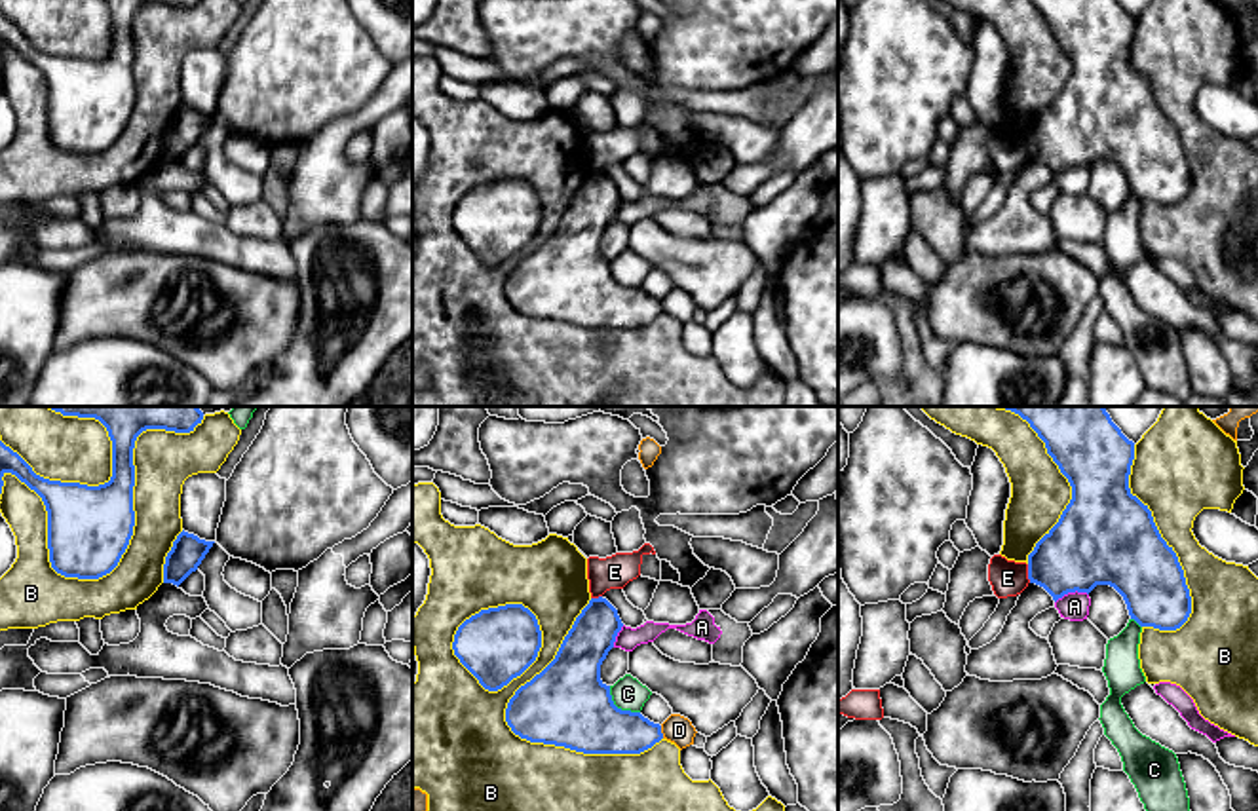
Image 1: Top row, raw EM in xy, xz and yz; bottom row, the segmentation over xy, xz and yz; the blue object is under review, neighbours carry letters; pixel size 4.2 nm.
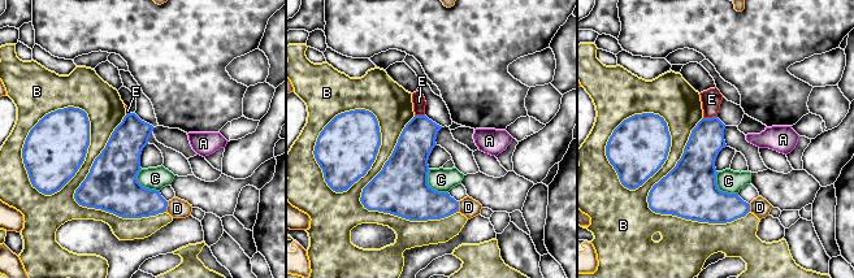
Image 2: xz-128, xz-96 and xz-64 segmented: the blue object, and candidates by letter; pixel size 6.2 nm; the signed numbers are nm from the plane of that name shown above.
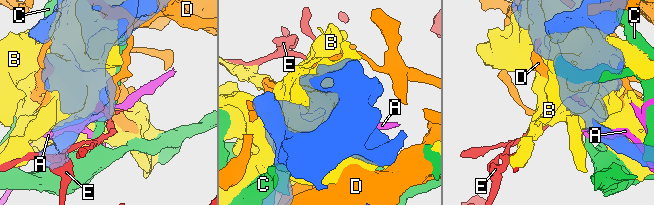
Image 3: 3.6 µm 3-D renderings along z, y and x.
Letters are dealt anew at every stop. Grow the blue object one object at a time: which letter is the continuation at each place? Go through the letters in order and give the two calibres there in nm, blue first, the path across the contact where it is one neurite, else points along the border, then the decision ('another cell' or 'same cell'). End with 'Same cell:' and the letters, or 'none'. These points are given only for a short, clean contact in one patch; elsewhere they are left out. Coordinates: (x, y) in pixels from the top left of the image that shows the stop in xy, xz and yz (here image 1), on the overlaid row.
A: calibres 380 and 120 nm; another cell
B: calibres 360 and 200 nm; another cell
C: calibres 360 and 140 nm; another cell
D: calibres 220 and 120 nm; another cell
E: calibres 320 and 160 nm; border yz (1027, 565), (1030, 582); another cell
Same cell: none

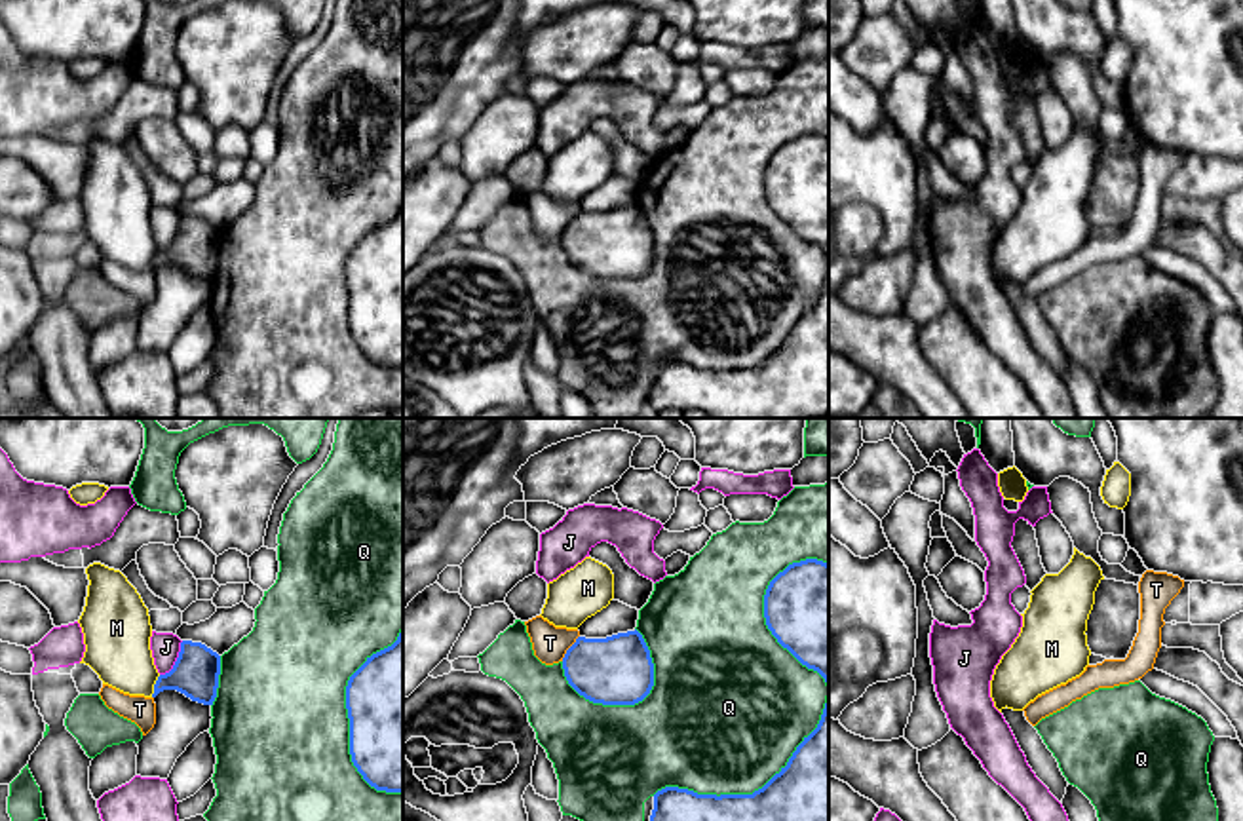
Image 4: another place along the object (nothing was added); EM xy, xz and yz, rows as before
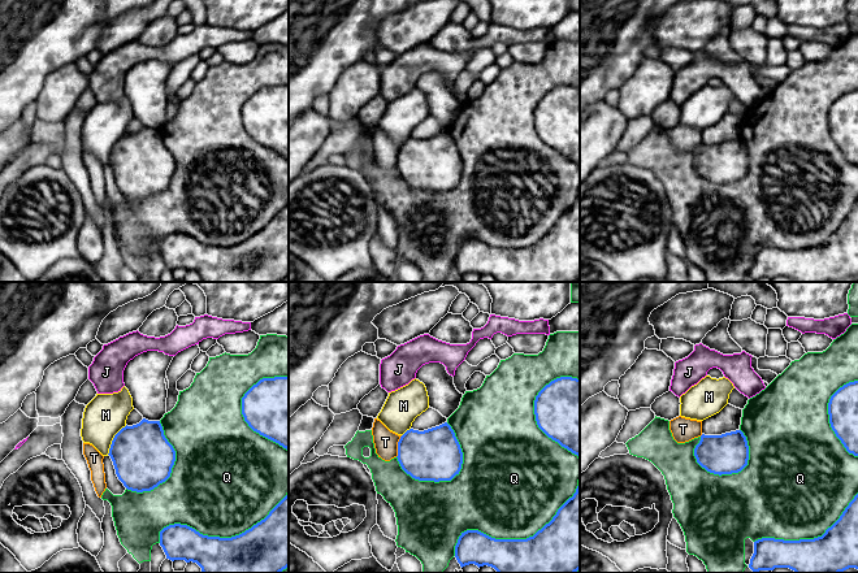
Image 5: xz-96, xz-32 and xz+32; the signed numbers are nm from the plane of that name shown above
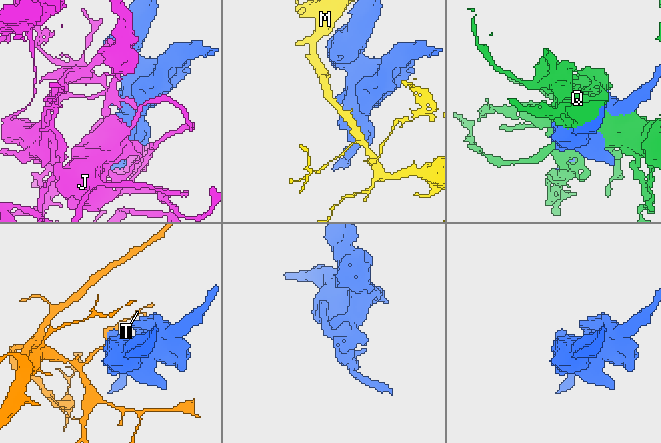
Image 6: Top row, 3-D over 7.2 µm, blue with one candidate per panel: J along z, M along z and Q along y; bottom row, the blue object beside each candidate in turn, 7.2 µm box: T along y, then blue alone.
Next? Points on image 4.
J: calibres 190 and 120 nm; another cell
M: calibres 190 and 280 nm; border xy (160, 675), (151, 696); another cell
Q: calibres 300 and 480 nm; another cell
T: calibres 300 and 150 nm; border xz (578, 635), (561, 660); another cell
Same cell: none

